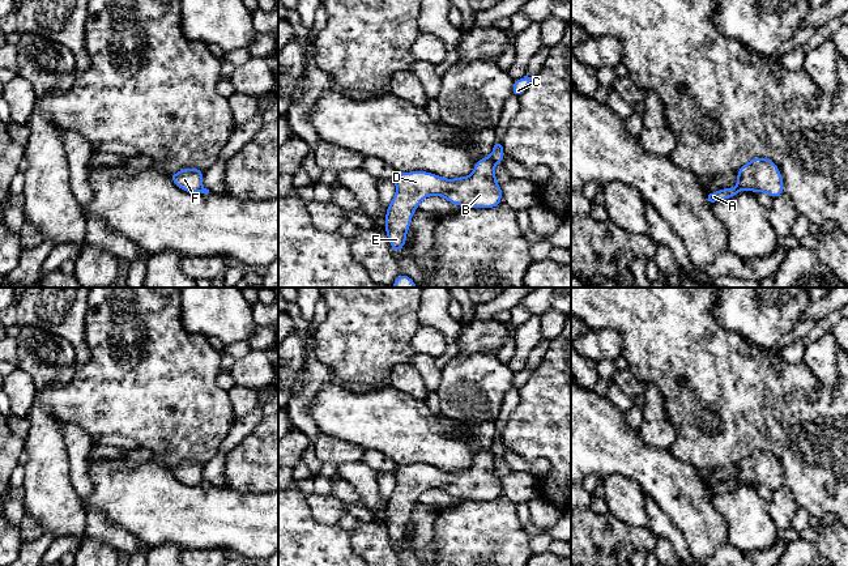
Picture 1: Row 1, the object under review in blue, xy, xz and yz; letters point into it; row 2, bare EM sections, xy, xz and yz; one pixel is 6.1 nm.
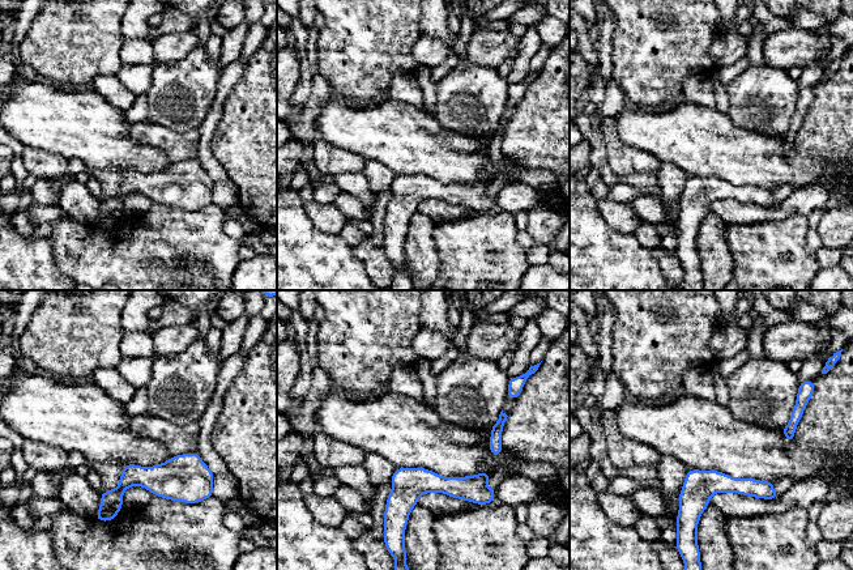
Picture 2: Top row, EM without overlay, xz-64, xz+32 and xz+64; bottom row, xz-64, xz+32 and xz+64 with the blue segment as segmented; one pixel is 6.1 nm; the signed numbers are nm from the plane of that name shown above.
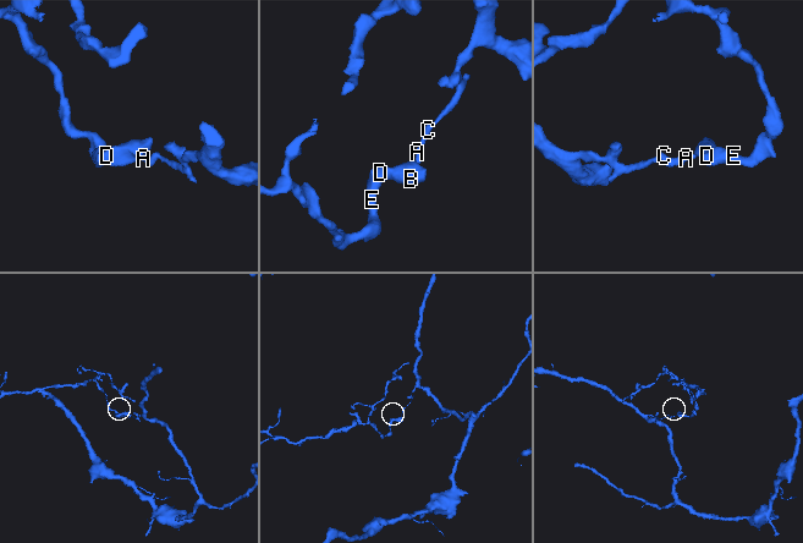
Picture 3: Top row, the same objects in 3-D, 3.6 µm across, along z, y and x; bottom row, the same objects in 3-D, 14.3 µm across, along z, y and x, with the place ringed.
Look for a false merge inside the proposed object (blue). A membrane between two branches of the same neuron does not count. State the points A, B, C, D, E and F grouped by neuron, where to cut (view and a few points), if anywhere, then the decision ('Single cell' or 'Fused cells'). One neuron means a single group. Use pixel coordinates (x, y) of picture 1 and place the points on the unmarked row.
Groups: A C / B D E F. Split along xz (489, 450), (495, 456). Fused cells

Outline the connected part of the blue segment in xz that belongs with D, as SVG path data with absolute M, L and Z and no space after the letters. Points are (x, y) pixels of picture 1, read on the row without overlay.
M483 450L468 469L446 472L427 464L397 465L396 486L385 506L385 525L395 545L406 537L406 524L418 497L427 489L447 491L457 499L495 501L502 494L502 478L497 476L495 456Z

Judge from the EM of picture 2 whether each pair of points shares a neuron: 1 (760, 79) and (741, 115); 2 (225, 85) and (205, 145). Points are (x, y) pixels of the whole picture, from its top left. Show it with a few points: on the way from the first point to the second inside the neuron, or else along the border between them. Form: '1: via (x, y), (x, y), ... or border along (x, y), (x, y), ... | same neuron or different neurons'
1: via (760, 88), (743, 106) | same neuron
2: via (220, 100), (207, 131) | same neuron

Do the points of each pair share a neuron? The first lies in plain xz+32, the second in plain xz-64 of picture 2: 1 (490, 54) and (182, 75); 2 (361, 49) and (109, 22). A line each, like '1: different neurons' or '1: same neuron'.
1: different neurons
2: same neuron

